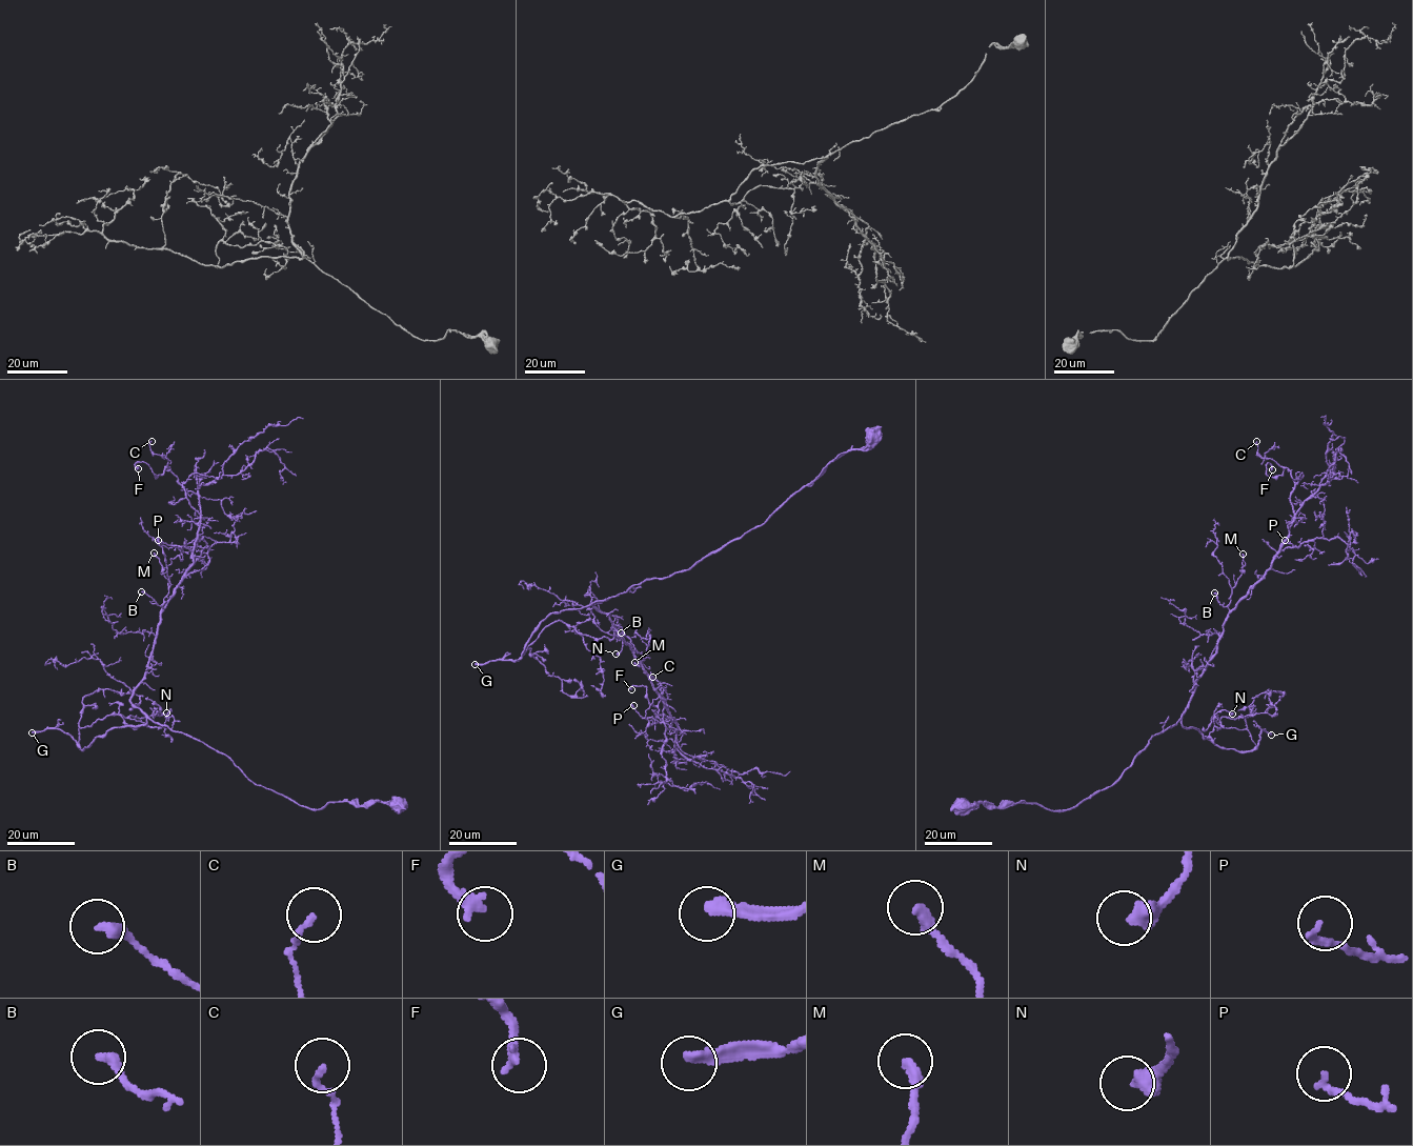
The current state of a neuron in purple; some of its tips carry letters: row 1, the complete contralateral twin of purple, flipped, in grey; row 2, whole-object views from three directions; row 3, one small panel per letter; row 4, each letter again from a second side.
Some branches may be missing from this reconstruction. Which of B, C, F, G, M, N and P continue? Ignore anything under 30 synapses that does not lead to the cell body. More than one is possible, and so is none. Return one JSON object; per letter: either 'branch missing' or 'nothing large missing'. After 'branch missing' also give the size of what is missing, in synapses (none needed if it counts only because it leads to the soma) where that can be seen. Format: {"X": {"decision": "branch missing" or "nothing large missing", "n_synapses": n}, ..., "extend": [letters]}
{"B": {"decision": "nothing large missing"}, "C": {"decision": "nothing large missing"}, "F": {"decision": "nothing large missing"}, "G": {"decision": "branch missing", "n_synapses": 300}, "M": {"decision": "nothing large missing"}, "N": {"decision": "nothing large missing"}, "P": {"decision": "nothing large missing"}, "extend": ["G"]}

